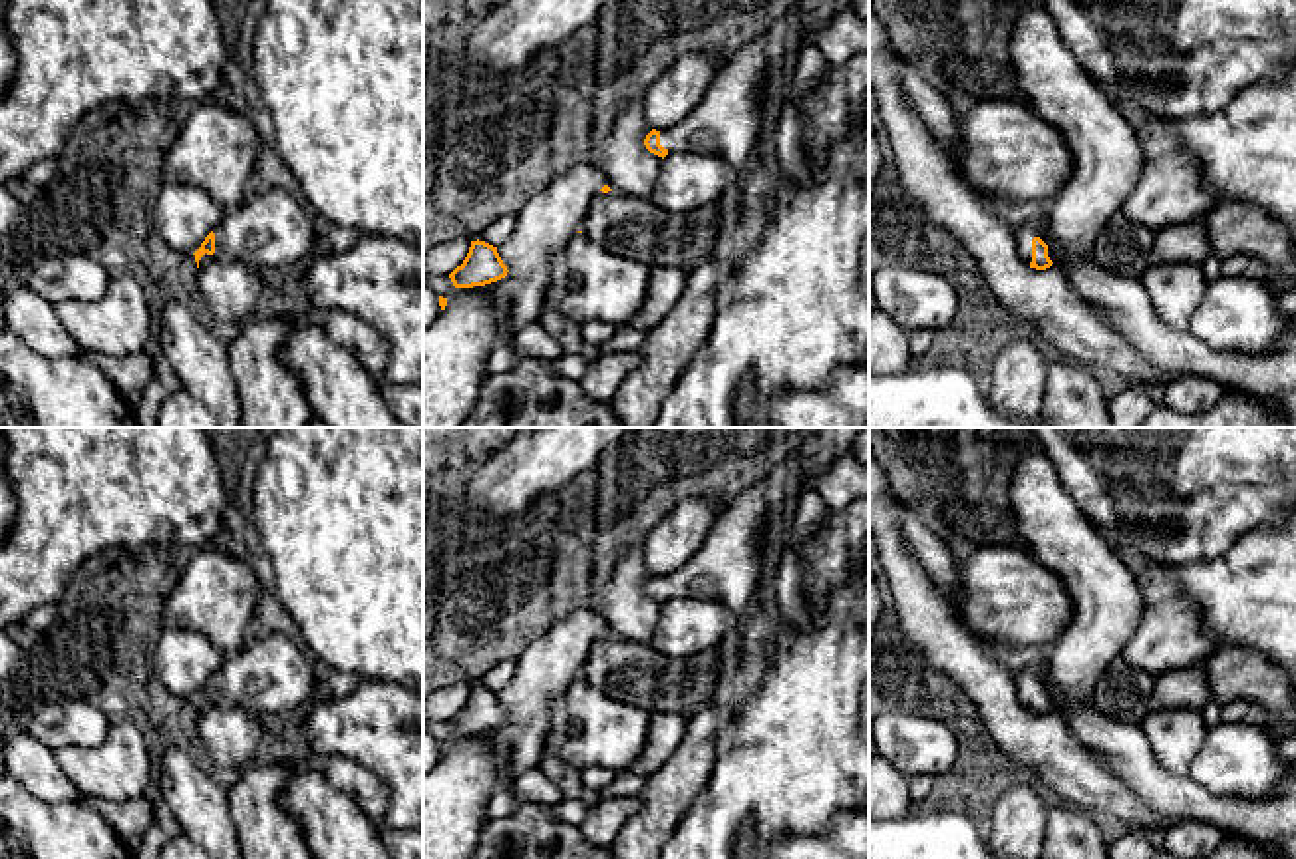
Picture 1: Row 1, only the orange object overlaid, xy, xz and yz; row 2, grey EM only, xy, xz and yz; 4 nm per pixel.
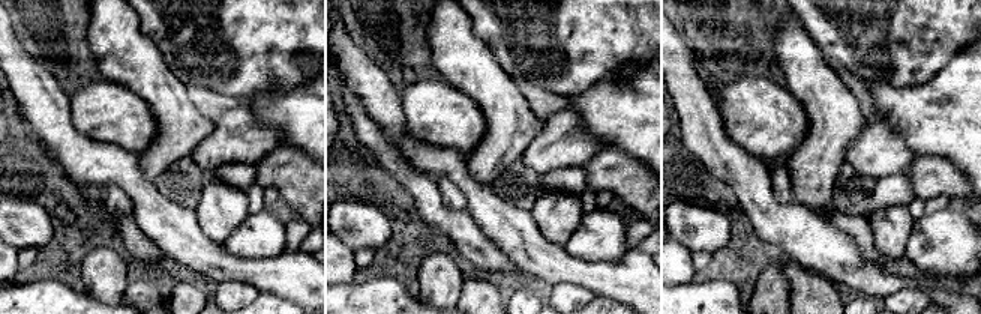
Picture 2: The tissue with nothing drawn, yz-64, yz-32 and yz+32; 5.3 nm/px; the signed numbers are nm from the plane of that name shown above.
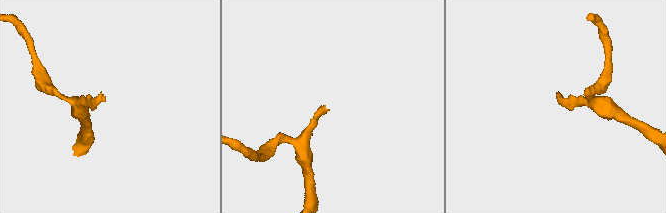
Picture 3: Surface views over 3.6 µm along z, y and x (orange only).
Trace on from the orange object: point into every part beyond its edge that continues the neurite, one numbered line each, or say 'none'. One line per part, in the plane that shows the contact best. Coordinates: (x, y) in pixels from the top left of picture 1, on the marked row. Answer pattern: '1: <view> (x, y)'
1: yz (1024, 235)

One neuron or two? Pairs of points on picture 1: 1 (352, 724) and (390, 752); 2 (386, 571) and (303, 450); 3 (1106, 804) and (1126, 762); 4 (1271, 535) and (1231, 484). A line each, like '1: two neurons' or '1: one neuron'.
1: one neuron
2: one neuron
3: two neurons
4: two neurons

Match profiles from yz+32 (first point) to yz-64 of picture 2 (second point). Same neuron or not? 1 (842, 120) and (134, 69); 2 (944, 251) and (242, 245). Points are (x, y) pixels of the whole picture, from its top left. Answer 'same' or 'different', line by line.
1: same
2: same

